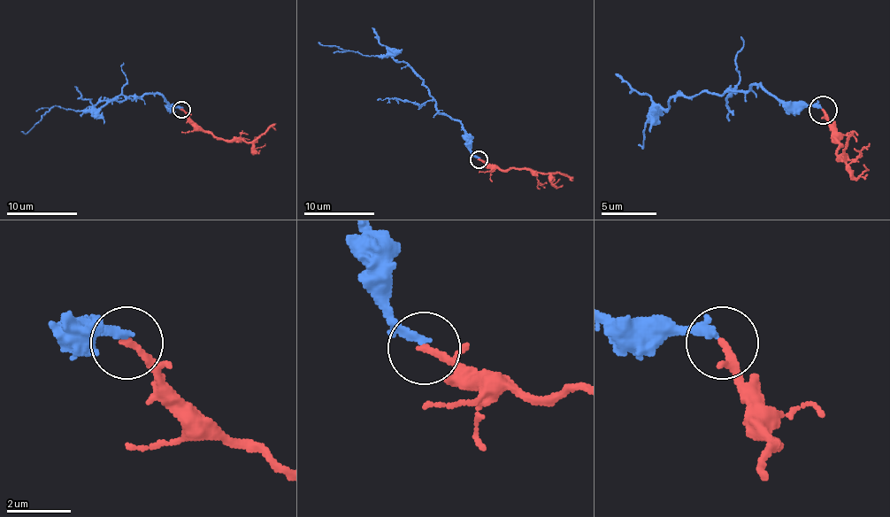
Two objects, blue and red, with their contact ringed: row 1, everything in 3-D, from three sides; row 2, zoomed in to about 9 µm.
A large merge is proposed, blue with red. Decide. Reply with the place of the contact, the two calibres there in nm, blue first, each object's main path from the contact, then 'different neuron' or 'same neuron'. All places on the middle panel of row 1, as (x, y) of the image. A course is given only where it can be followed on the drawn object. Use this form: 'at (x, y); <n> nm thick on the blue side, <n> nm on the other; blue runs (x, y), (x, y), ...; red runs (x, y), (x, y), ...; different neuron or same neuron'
at (479, 159); 240 nm thick on the blue side, 200 nm on the other; blue runs (478, 158), (471, 151), (469, 134), (438, 109), (436, 99), (408, 65), (390, 55), (364, 55), (318, 42); red runs (478, 158), (501, 169), (564, 173), (573, 180); different neuron

